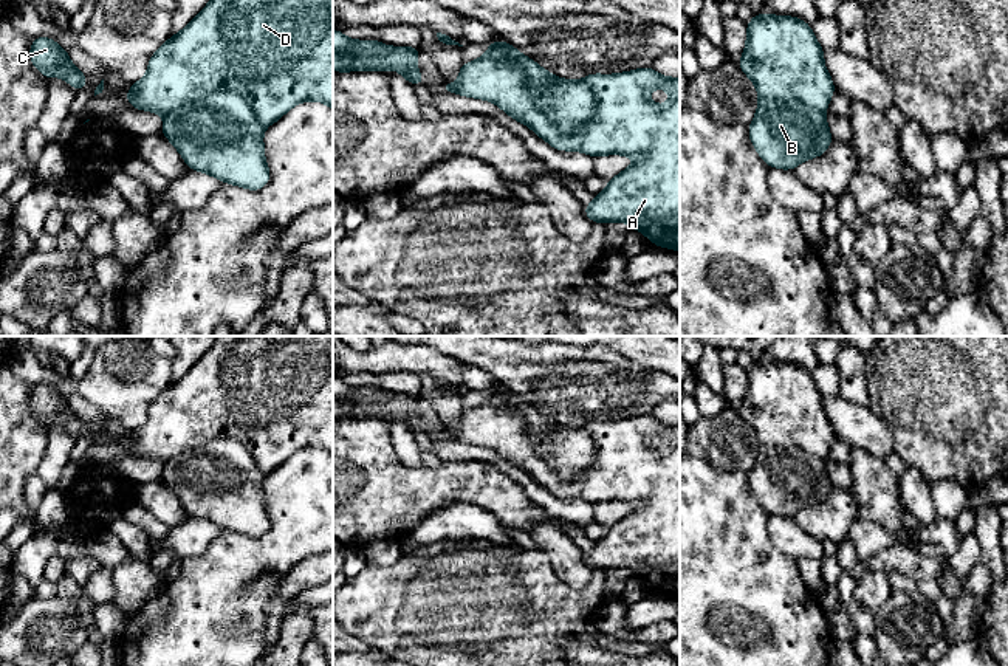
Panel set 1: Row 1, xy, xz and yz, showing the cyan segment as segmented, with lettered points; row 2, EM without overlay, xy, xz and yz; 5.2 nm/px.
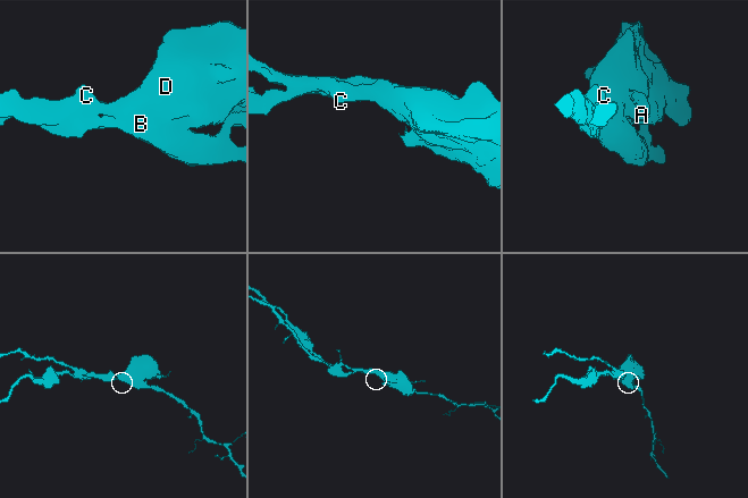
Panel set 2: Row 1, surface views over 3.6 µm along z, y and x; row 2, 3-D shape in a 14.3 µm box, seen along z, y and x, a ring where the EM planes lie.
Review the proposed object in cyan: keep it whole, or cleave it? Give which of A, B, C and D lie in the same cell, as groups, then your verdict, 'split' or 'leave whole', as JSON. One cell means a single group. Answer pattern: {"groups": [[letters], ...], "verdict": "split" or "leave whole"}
{"groups": [["A", "C", "D"], ["B"]], "verdict": "split"}

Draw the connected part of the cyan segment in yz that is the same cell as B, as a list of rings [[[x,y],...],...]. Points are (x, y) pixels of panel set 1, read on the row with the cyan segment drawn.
[[[763,98],[746,129],[757,155],[768,167],[785,170],[822,156],[833,141],[824,110]]]

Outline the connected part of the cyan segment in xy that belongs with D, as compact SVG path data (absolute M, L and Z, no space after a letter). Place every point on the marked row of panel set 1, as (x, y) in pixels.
M211 0L180 33L173 34L150 57L147 74L139 82L132 82L132 91L124 98L133 108L158 115L169 115L190 104L201 102L218 91L240 94L252 108L257 121L268 127L279 121L288 110L305 101L321 101L333 110L333 0Z

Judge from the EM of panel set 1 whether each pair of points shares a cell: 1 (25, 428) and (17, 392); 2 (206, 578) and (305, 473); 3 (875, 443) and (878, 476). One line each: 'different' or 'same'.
1: same
2: same
3: different

